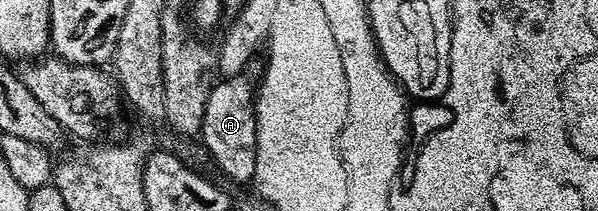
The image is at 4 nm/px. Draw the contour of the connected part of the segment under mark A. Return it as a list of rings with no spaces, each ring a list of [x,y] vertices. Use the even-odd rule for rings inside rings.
[[[228,75],[217,80],[210,91],[210,99],[206,99],[206,111],[202,119],[199,140],[204,140],[212,161],[232,181],[252,181],[256,170],[256,107],[254,104],[254,85],[244,75]]]

